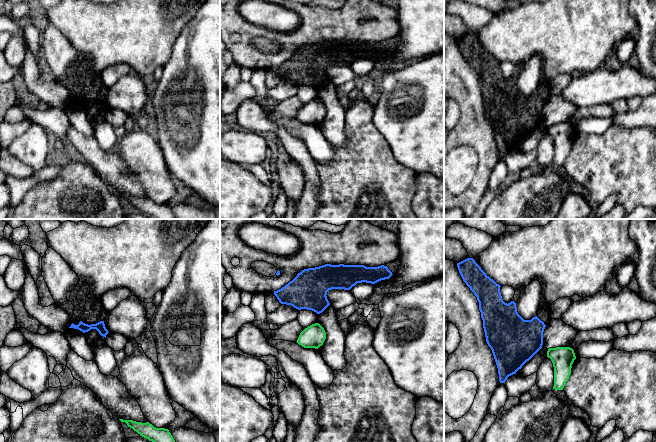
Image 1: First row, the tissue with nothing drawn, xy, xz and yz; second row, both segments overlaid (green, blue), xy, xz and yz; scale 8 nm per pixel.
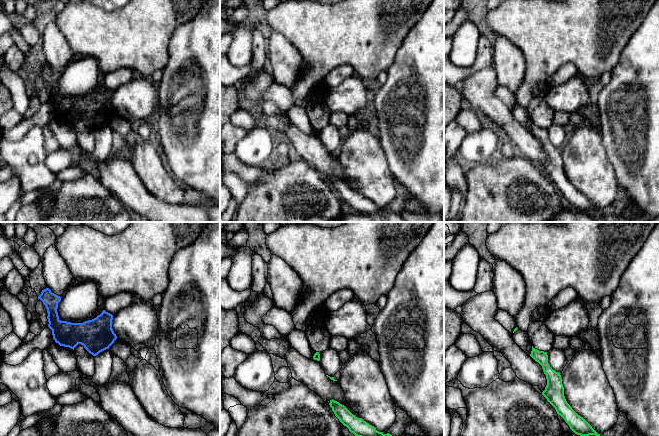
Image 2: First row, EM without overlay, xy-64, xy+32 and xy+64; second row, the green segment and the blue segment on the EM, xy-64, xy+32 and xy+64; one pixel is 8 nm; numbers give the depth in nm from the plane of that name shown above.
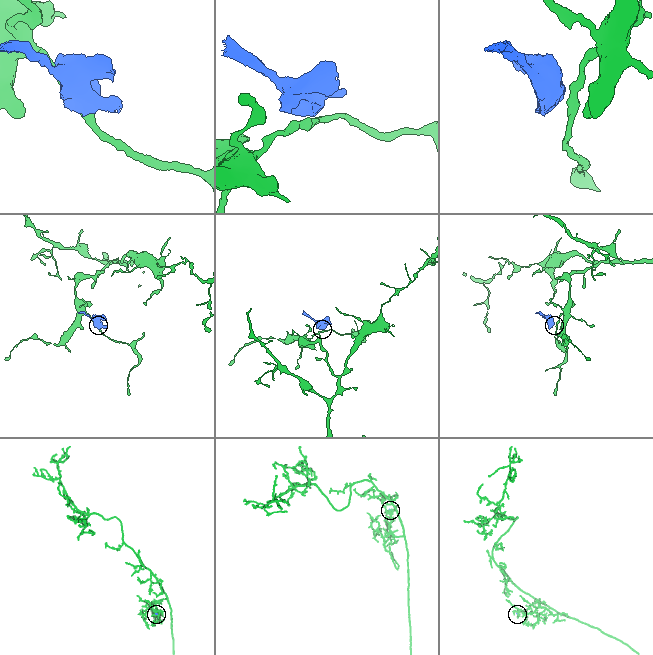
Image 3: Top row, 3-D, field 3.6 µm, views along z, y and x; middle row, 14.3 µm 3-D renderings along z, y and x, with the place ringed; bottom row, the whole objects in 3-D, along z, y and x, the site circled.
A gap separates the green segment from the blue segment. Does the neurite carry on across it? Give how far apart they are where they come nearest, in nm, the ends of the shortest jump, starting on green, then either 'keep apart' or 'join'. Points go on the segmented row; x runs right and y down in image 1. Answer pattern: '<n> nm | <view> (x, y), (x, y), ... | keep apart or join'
60 nm | yz (547, 351), (541, 347) | keep apart

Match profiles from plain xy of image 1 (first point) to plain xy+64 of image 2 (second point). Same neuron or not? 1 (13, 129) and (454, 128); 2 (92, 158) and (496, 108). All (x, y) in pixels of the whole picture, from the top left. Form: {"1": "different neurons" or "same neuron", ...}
{"1": "same neuron", "2": "same neuron"}

